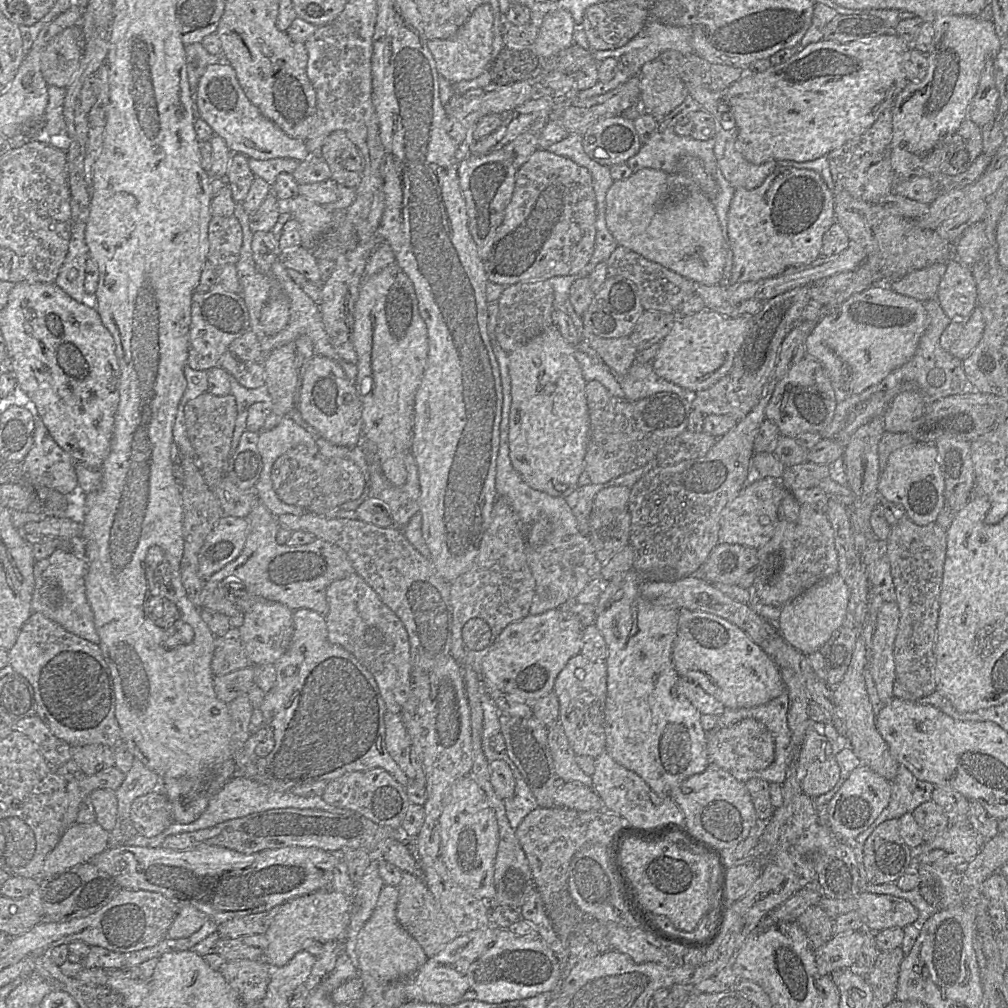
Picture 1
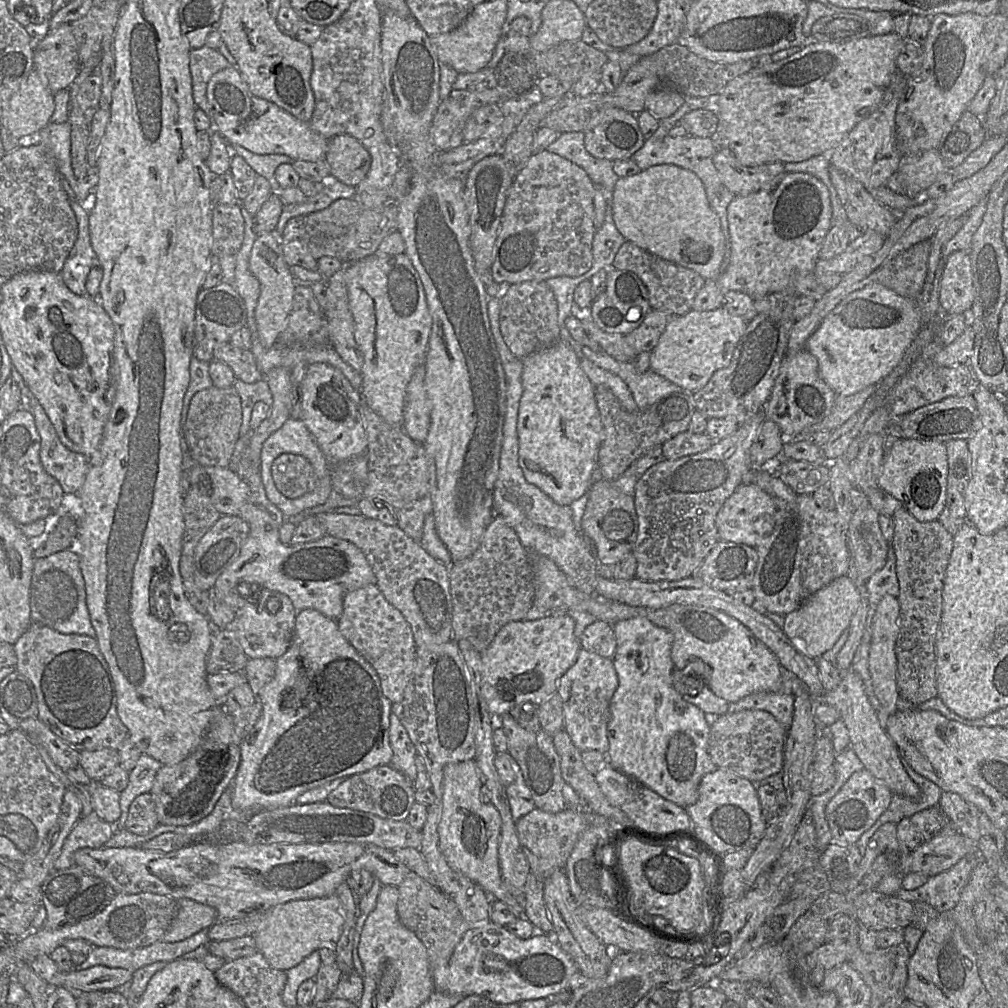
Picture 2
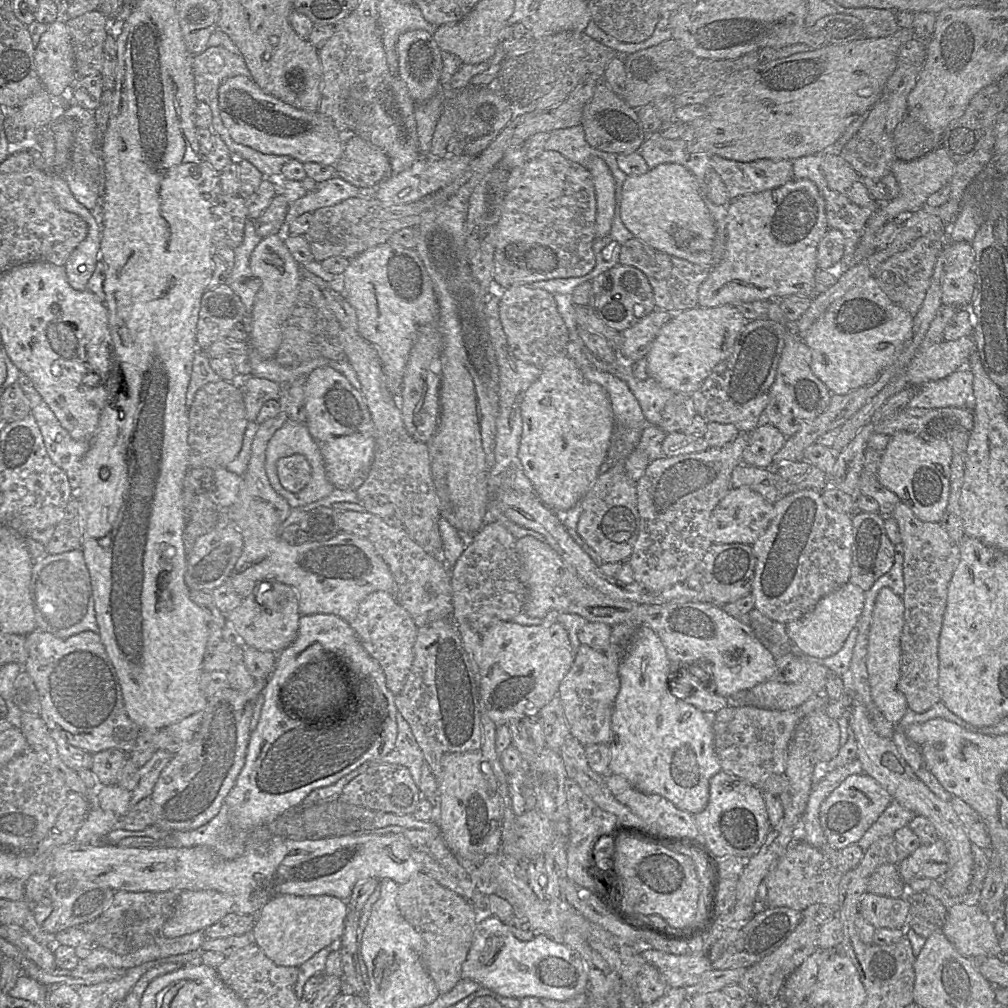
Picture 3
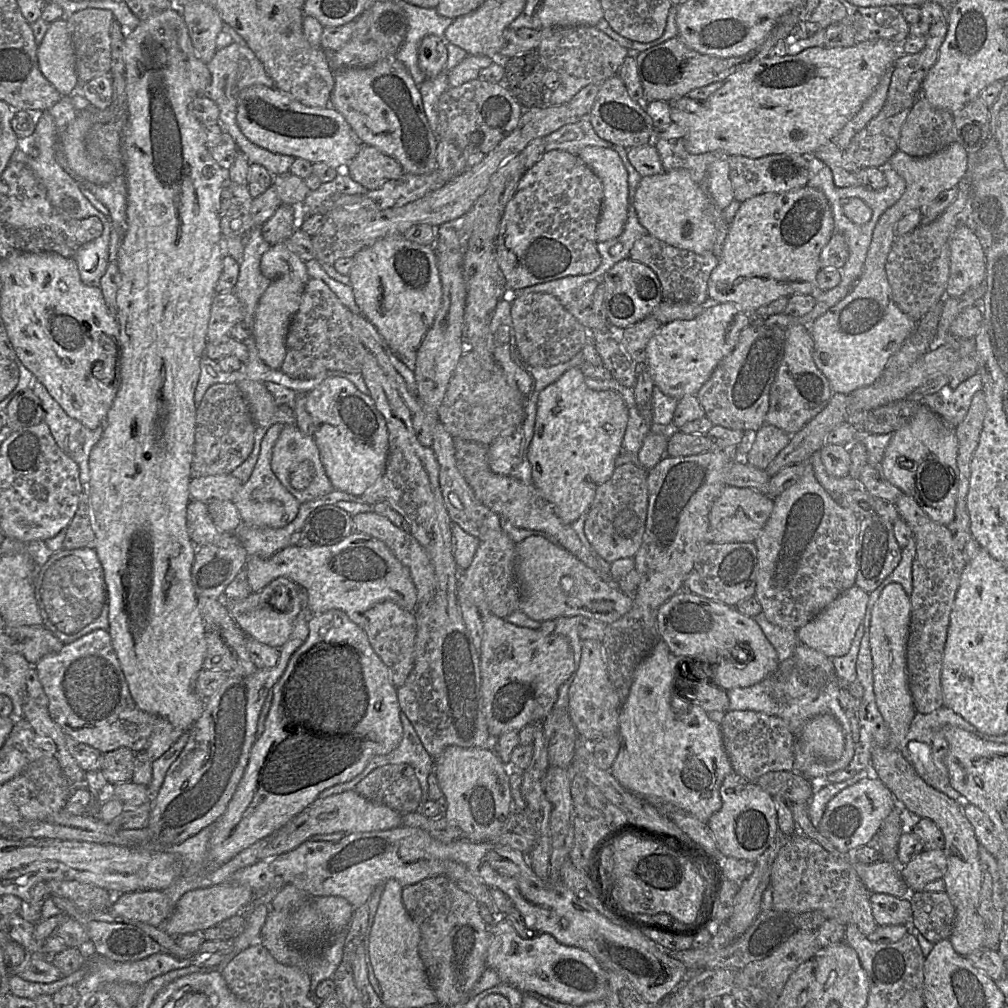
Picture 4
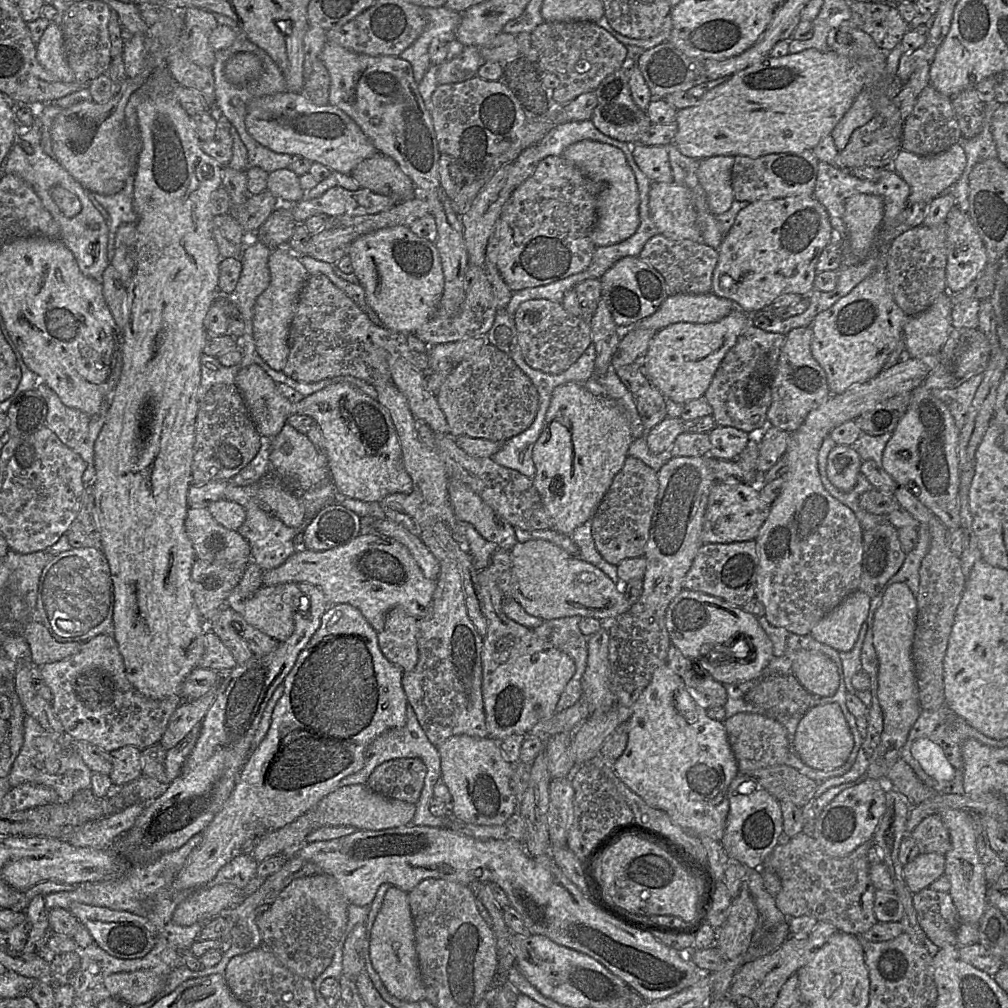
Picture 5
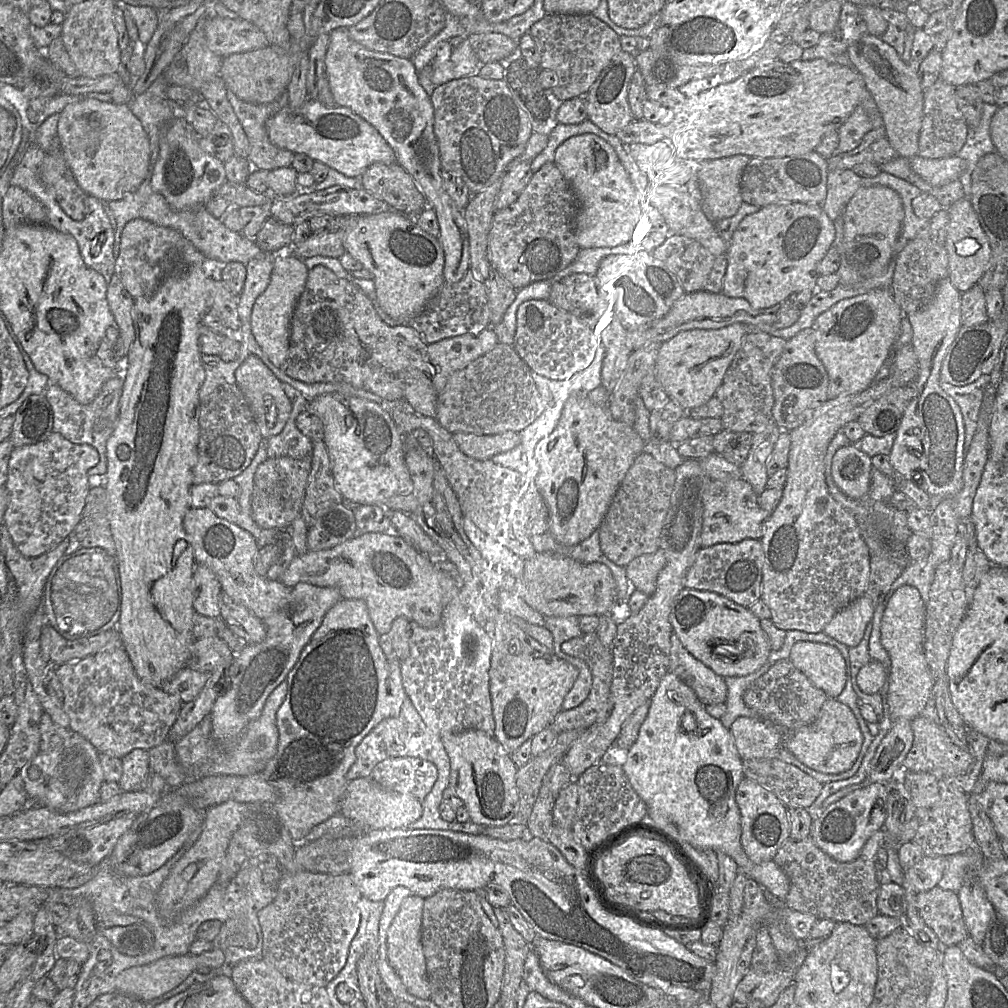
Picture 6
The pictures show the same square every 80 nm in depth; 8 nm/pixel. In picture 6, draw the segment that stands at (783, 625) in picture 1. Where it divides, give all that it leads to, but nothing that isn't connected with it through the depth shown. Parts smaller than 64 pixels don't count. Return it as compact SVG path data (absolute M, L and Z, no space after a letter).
M862 595L838 611L823 632L849 648L854 647L862 641L867 624L872 621L874 609L871 599L867 595Z

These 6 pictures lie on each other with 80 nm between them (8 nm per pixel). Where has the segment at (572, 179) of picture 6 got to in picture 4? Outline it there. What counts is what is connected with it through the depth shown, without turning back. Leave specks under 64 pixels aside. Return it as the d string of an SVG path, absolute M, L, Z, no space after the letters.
M586 146L577 156L598 176L603 185L601 213L596 226L597 242L617 238L623 232L628 217L628 172L617 152L609 148Z

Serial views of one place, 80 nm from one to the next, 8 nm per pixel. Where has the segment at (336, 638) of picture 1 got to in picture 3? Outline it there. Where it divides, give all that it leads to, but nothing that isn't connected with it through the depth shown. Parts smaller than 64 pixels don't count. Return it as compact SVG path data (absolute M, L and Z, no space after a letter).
M384 591L369 594L358 607L355 619L349 623L356 632L364 649L381 666L387 688L396 696L400 693L414 660L414 644L417 626L409 613Z

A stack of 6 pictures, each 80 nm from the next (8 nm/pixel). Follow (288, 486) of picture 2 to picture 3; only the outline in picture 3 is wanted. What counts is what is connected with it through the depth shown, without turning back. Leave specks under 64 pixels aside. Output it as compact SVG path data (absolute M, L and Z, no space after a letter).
M303 455L283 457L277 461L276 466L281 485L290 492L300 492L311 480L312 468Z

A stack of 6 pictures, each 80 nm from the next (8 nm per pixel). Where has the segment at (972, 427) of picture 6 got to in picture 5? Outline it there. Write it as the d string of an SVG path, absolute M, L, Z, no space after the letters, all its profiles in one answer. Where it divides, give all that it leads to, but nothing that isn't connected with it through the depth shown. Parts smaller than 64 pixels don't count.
M979 374L956 388L937 388L931 391L935 397L946 404L959 430L968 420L972 401L983 378L984 374Z

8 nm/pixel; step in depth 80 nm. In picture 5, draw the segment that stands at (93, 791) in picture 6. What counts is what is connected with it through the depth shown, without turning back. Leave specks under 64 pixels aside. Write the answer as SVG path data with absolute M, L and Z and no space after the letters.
M25 715L24 742L9 773L12 787L29 782L51 787L59 801L69 802L74 795L89 789L93 772L74 751L64 747L63 735L49 733L33 718Z

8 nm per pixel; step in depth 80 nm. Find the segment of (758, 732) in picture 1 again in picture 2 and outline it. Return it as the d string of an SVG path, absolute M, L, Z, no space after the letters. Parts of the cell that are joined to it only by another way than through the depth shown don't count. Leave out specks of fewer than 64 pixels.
M742 710L719 715L710 725L708 753L719 768L727 769L756 784L781 772L787 730L764 710Z

